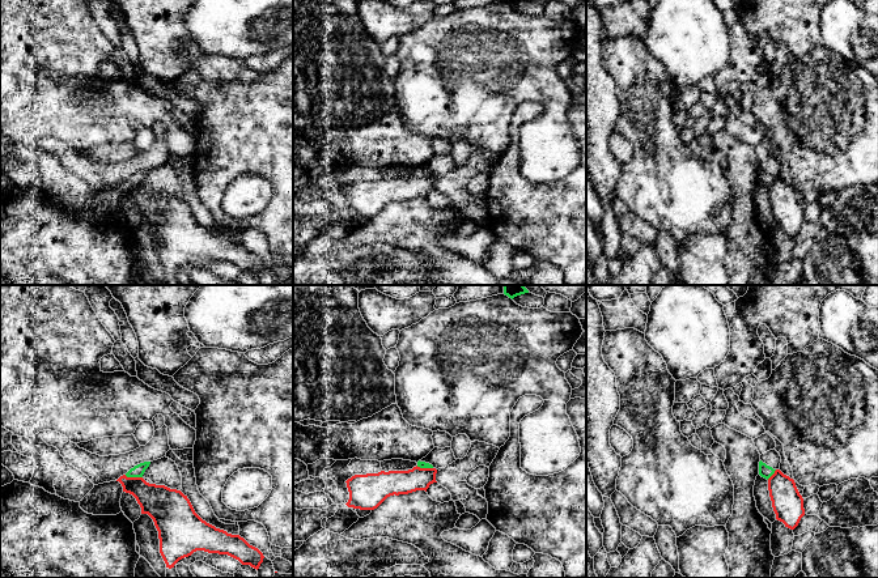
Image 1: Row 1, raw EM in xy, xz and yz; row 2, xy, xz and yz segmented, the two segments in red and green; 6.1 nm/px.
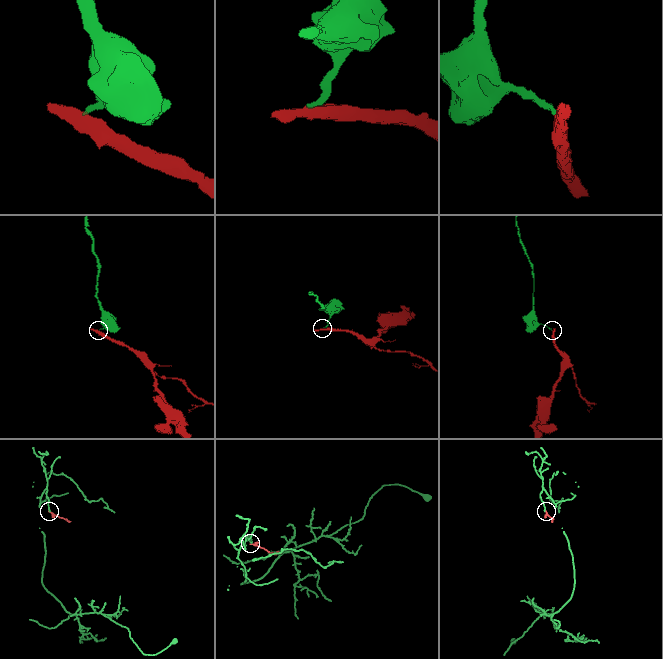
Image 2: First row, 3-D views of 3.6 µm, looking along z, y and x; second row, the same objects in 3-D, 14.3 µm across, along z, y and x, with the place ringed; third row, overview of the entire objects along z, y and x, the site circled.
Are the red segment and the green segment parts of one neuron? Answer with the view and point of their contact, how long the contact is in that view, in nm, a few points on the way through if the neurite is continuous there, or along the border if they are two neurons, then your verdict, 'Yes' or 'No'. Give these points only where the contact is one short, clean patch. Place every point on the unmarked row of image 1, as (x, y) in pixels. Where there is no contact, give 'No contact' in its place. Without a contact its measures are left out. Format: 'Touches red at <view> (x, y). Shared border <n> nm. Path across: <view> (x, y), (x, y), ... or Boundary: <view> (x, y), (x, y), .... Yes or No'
Touches red at xy (134, 185). Shared border 110 nm. Boundary: xy (124, 182), (141, 185). No

